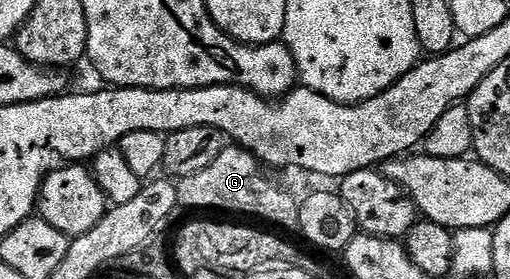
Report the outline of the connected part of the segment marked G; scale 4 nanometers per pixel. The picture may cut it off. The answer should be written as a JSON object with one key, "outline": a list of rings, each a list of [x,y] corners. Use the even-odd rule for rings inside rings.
{"outline":[[[222,148],[221,154],[210,165],[176,182],[178,206],[182,210],[226,209],[229,213],[246,213],[249,217],[262,217],[273,225],[296,230],[299,226],[299,201],[285,187],[268,181],[264,172],[266,170],[248,149]]]}

